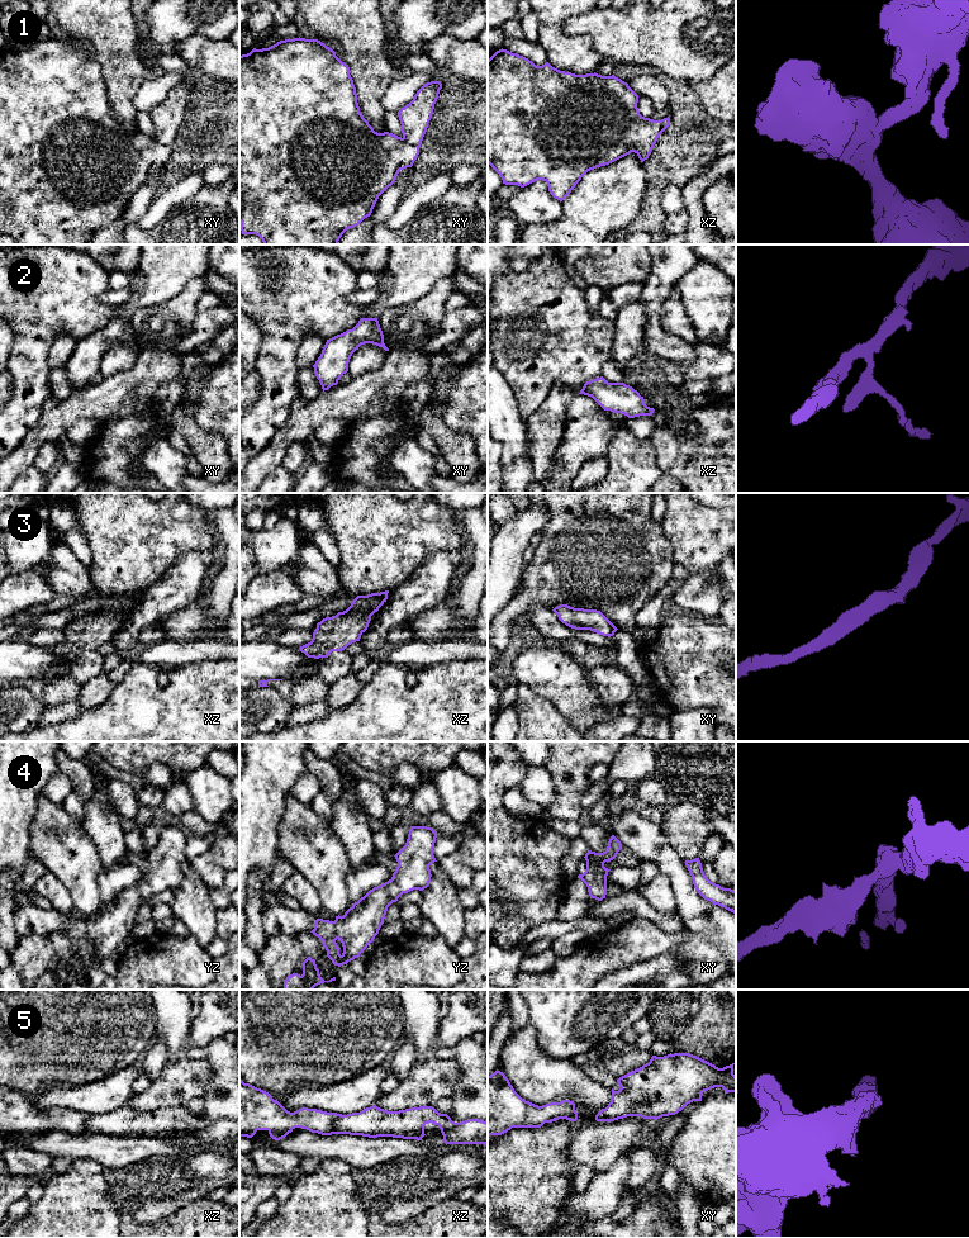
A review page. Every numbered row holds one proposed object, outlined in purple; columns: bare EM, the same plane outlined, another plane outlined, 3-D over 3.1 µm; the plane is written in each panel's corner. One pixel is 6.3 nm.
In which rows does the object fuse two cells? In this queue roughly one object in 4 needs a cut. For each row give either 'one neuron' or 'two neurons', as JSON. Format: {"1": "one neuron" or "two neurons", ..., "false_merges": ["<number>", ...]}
{"1": "one neuron", "2": "one neuron", "3": "one neuron", "4": "one neuron", "5": "one neuron", "false_merges": []}

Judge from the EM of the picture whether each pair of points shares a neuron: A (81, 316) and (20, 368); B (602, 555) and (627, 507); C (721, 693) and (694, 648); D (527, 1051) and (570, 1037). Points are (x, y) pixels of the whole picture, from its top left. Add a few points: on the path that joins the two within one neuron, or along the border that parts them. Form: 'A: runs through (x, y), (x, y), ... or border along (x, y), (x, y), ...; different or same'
A: runs through (60, 316), (52, 316), (31, 337), (31, 354); same
B: runs through (602, 544), (625, 518); same
C: runs through (721, 682), (721, 678), (702, 659); same
D: border along (528, 1023), (545, 1053), (568, 1058); different

